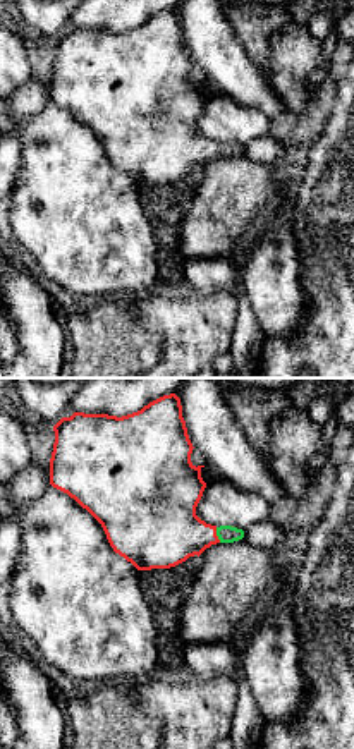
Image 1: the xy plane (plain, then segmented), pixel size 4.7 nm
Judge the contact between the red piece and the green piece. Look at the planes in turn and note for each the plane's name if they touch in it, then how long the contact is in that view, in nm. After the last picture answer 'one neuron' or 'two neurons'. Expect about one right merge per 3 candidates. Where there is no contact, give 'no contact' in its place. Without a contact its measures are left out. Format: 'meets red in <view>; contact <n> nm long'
meets red in xy; contact 80 nm long

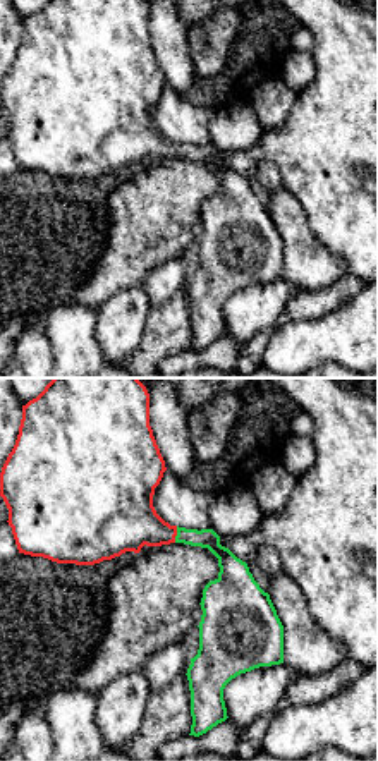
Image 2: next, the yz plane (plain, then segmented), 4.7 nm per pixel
meets red in yz; contact 80 nm long

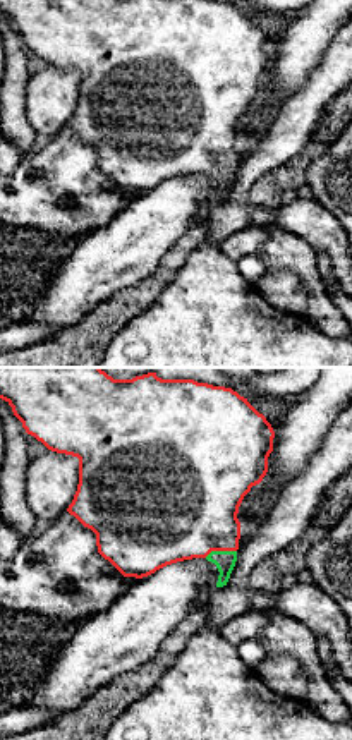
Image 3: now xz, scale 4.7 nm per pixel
meets red in xz; contact 160 nm long

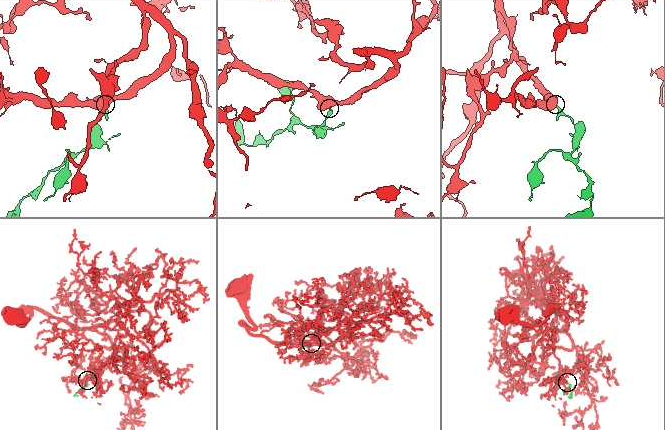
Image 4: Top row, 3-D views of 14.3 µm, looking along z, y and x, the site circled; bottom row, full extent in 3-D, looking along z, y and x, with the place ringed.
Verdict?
one neuron

